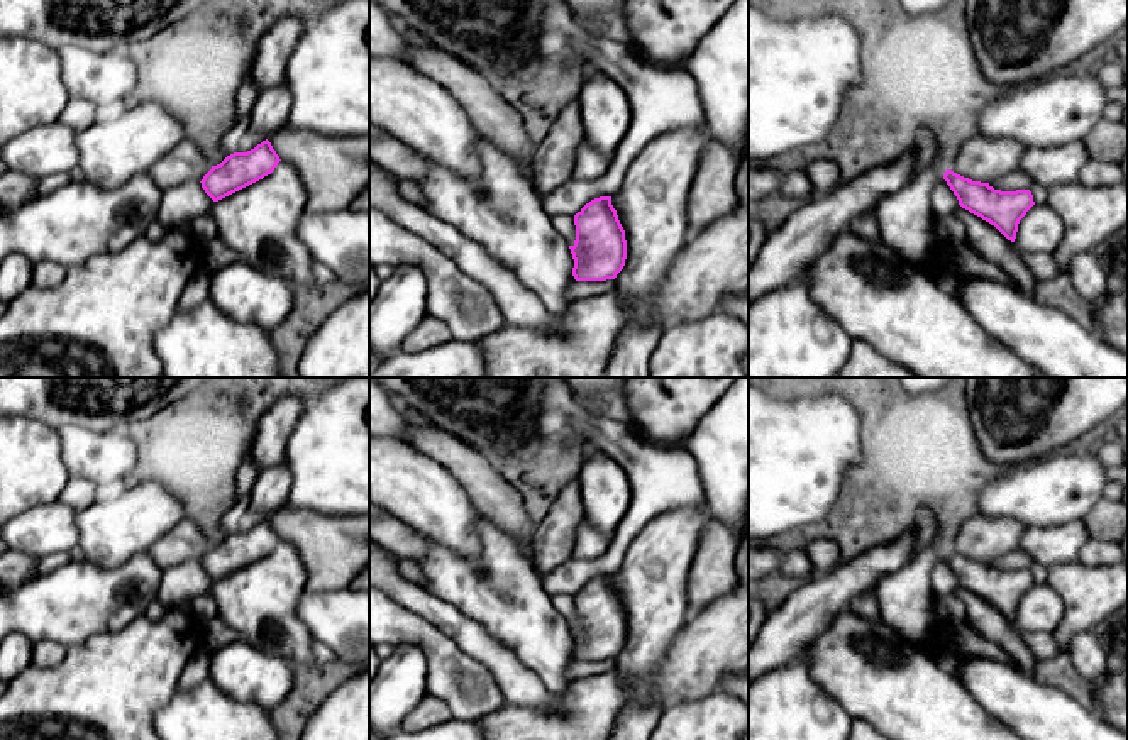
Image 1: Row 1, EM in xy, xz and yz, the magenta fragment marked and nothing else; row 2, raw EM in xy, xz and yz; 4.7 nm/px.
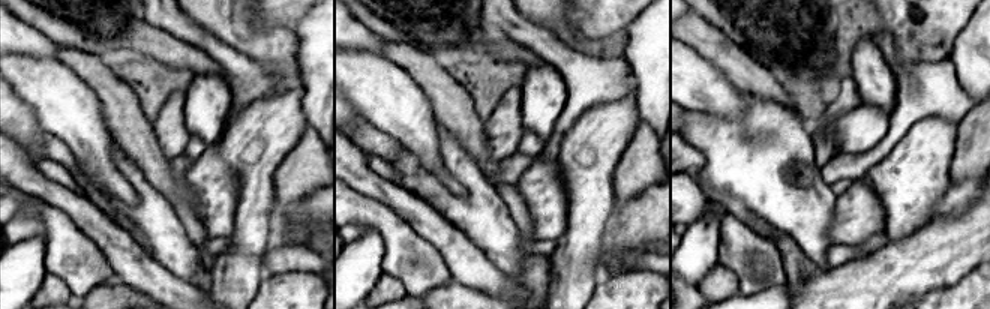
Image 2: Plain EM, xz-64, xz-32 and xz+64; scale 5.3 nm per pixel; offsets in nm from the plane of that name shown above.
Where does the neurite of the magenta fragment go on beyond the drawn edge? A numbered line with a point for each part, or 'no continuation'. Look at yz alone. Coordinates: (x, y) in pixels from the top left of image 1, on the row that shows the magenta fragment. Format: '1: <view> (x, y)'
1: yz (983, 237)

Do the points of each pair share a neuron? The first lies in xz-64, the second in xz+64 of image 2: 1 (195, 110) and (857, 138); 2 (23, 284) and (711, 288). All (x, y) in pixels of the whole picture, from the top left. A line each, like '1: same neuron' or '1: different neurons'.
1: different neurons
2: different neurons

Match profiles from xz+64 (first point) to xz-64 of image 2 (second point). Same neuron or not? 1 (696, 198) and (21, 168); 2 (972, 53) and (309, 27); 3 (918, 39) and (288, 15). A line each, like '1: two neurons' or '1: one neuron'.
1: two neurons
2: one neuron
3: one neuron

